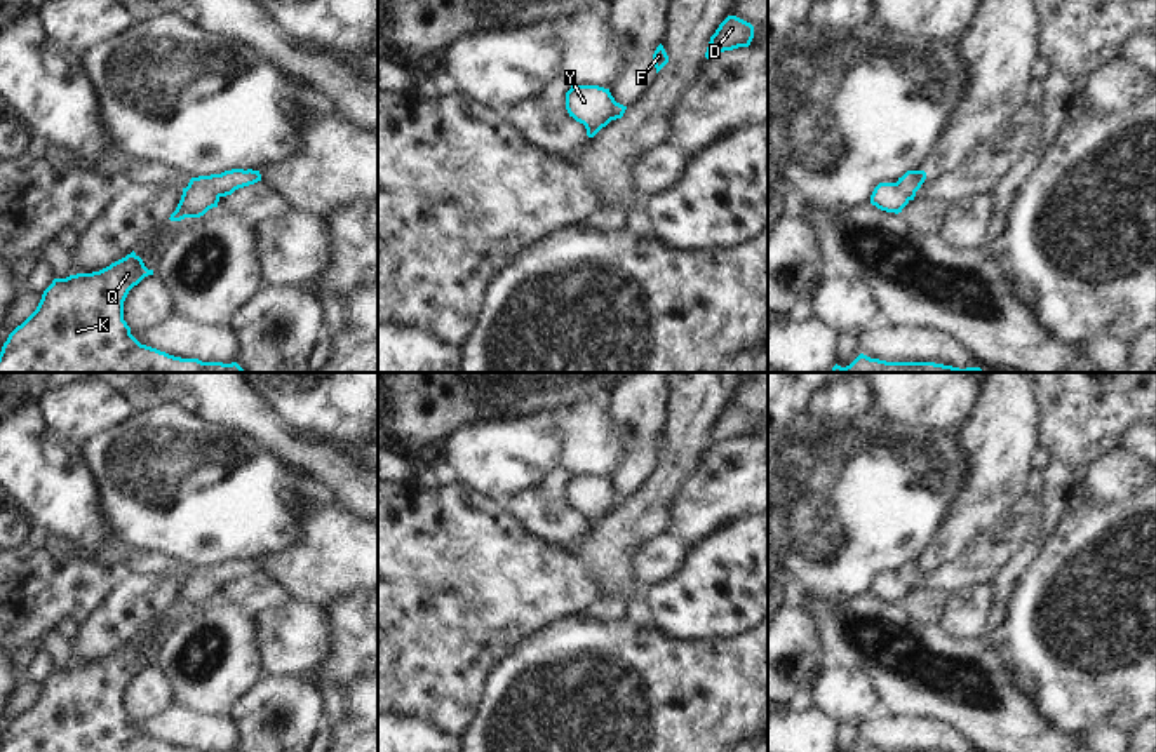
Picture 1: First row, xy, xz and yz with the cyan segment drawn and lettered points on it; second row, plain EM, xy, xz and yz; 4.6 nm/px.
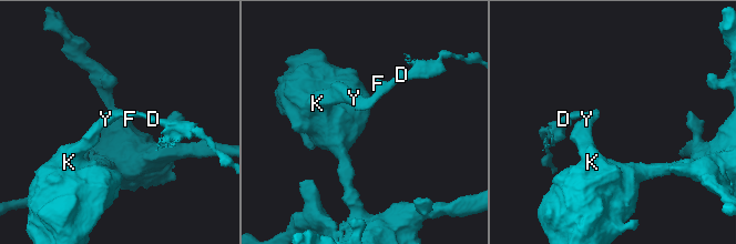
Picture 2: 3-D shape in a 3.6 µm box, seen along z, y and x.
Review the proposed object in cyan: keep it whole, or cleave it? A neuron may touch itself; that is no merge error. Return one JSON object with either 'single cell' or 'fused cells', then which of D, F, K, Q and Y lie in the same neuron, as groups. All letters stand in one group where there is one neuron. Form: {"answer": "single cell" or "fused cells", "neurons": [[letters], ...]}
{"answer": "single cell", "neurons": [["D", "F", "K", "Q", "Y"]]}

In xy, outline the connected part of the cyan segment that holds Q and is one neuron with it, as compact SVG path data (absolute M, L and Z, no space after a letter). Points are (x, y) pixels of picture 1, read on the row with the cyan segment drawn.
M132 251L99 272L54 279L37 310L3 343L0 373L245 373L237 362L181 359L141 345L124 320L124 301L148 275L153 270Z

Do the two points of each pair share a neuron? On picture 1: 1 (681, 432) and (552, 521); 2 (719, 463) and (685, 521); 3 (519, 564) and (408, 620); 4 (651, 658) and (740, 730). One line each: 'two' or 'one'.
1: two
2: one
3: one
4: one

